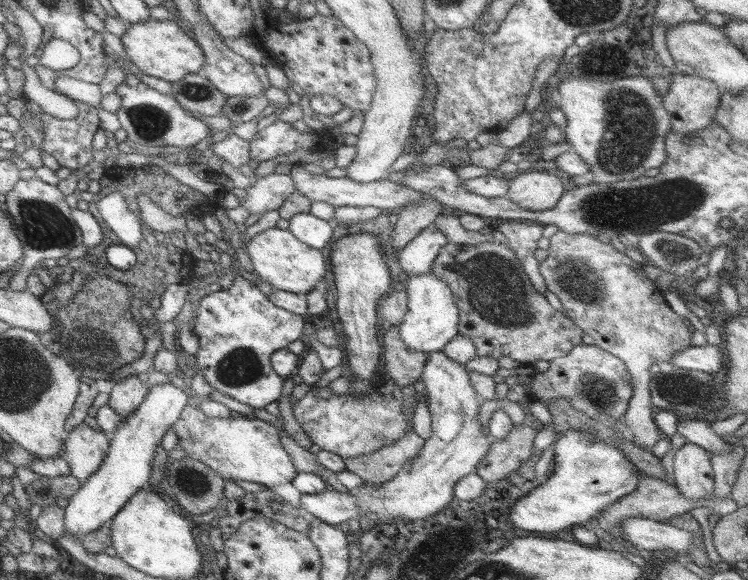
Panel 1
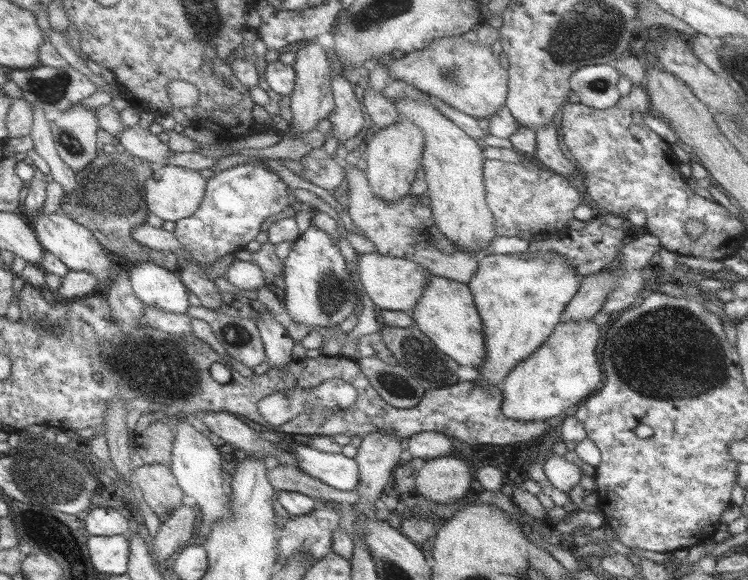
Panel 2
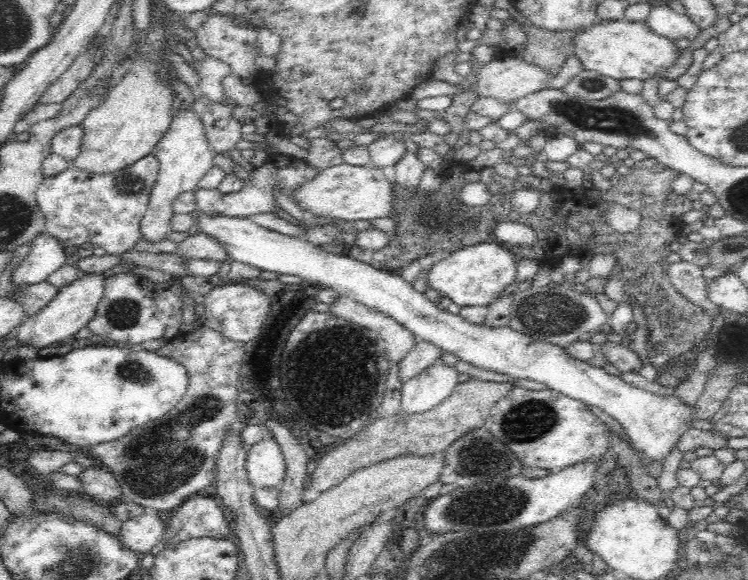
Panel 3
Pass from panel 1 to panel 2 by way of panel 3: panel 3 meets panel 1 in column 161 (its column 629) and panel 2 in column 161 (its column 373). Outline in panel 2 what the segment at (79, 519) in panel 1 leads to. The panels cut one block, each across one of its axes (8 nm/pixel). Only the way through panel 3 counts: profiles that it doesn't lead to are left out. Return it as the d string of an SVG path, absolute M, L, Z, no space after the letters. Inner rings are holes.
M142 262L127 267L132 290L144 306L160 307L176 314L188 311L188 289L177 272L154 262Z

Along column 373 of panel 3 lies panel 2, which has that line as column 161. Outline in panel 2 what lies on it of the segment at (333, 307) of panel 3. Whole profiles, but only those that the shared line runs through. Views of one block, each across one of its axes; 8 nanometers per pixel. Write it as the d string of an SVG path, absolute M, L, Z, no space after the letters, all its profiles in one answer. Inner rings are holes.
M145 306L140 325L152 327L176 337L184 337L188 333L193 333L190 318L191 316L186 313L176 314L164 311L160 307Z

